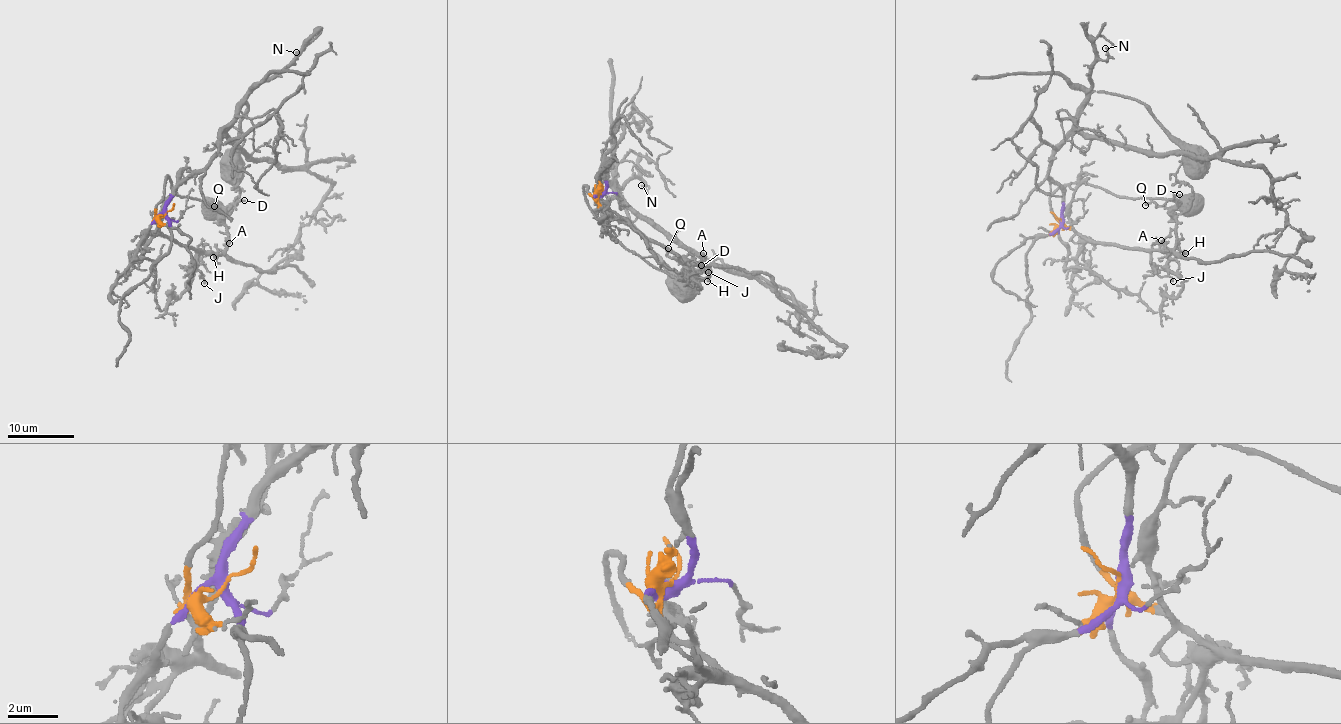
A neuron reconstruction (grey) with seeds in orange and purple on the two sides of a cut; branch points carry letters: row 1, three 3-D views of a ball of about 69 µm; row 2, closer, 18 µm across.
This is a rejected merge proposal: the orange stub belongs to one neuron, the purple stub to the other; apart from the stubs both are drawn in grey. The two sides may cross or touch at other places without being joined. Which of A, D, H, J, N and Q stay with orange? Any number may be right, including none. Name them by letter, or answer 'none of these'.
A, D, H, J, Q

